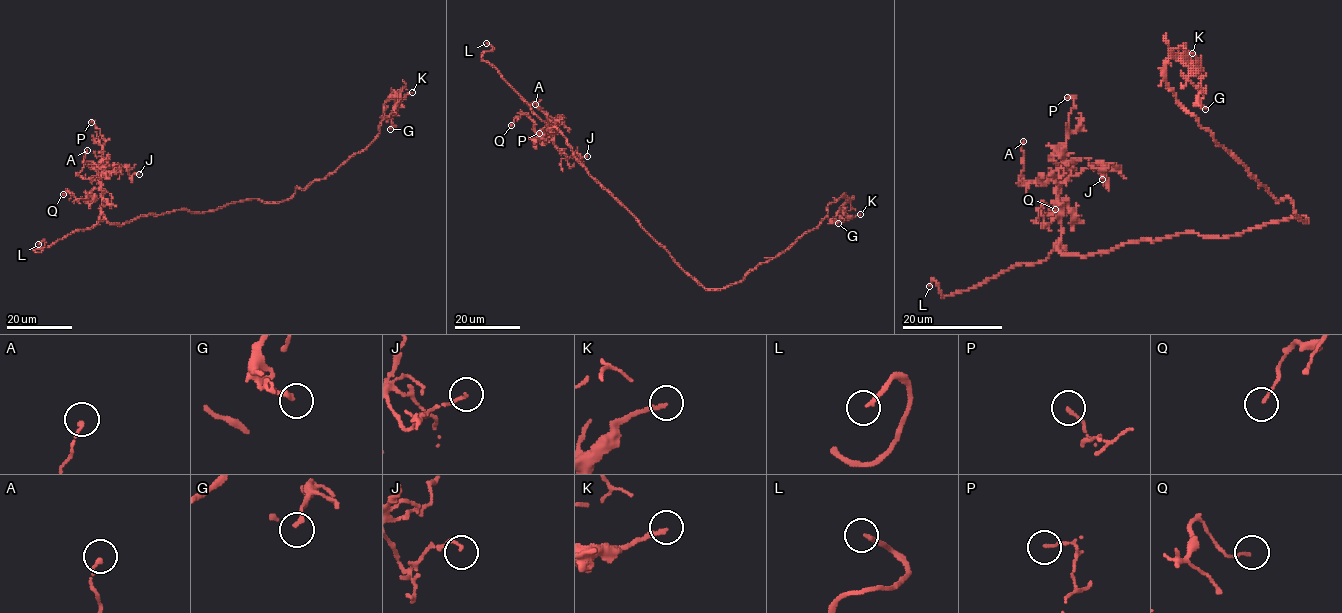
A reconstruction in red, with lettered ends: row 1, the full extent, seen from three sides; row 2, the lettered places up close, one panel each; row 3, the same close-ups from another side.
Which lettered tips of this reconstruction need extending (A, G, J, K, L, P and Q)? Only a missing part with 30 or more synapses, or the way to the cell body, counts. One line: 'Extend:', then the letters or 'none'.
Extend: L

